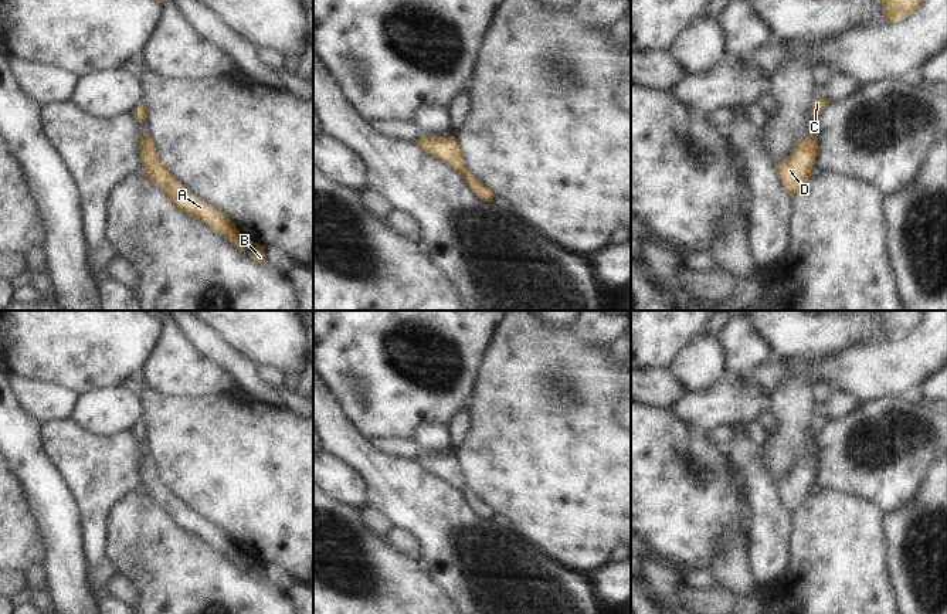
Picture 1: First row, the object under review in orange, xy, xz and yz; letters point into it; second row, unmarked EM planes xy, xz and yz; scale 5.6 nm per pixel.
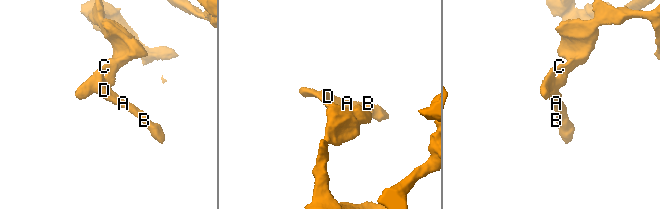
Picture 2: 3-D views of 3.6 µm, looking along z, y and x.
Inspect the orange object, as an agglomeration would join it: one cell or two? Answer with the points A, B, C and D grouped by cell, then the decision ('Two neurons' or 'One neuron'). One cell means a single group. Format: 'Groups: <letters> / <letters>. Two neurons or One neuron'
Groups: A B C D. One neuron

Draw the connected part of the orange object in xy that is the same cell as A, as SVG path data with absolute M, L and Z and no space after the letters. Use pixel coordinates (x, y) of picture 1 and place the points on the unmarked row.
M147 451L140 455L139 472L145 495L150 496L181 529L206 540L214 550L228 557L234 564L244 567L250 562L257 566L247 570L254 579L265 581L265 564L251 559L240 550L237 543L214 523L198 518L170 492L160 479L156 464Z

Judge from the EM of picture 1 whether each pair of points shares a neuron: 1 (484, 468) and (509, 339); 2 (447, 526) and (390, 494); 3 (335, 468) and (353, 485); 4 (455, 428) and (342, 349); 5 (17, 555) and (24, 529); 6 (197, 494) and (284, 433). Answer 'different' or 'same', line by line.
1: same
2: same
3: same
4: different
5: same
6: same

